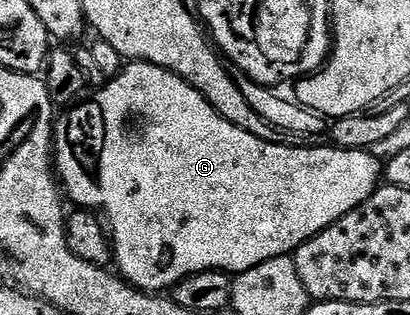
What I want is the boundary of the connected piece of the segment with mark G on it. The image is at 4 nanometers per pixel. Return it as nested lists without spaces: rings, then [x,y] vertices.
[[[146,61],[129,62],[115,77],[109,78],[101,89],[94,90],[92,95],[87,96],[81,103],[75,104],[72,112],[74,114],[71,115],[70,121],[66,117],[59,116],[54,126],[52,161],[56,166],[57,176],[66,177],[64,193],[69,200],[71,197],[75,201],[73,203],[75,206],[97,211],[104,218],[108,226],[108,236],[112,242],[112,261],[115,266],[118,264],[117,272],[123,281],[134,286],[135,289],[141,289],[144,293],[165,294],[193,273],[221,269],[224,273],[237,275],[268,259],[289,257],[304,242],[312,240],[317,233],[332,227],[332,223],[348,215],[348,211],[360,207],[360,203],[367,201],[380,187],[380,182],[384,177],[383,162],[381,160],[378,162],[374,158],[375,154],[365,149],[339,149],[337,147],[289,149],[286,145],[256,139],[256,135],[228,123],[228,119],[221,117],[207,103],[204,95],[200,95],[196,87],[180,79],[180,75],[164,67],[150,65]]]

